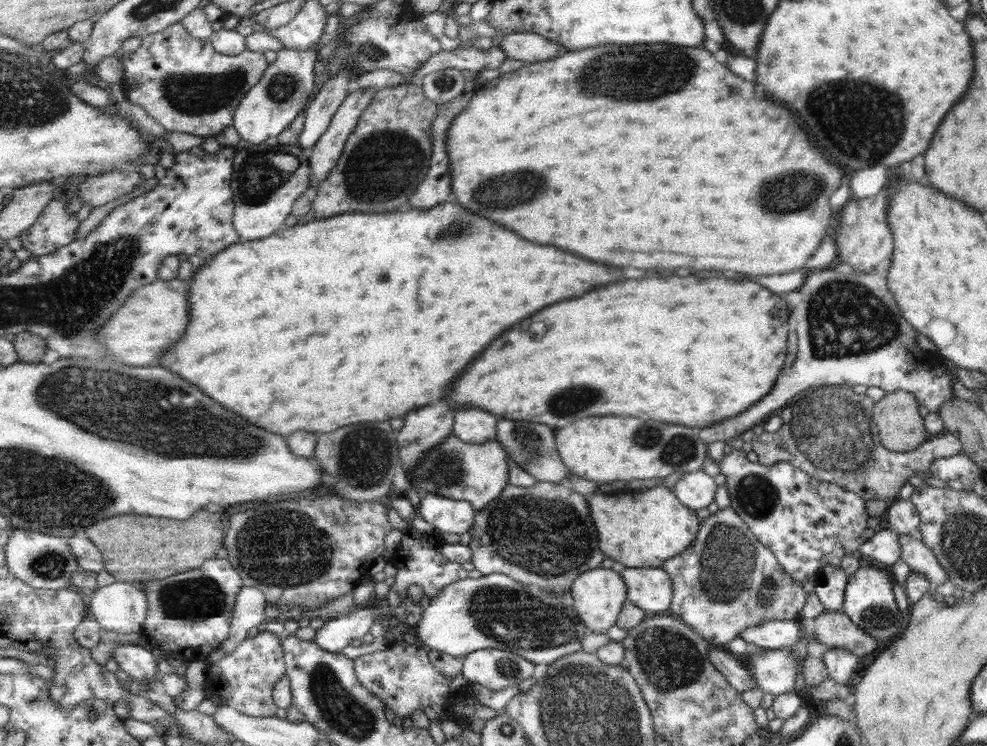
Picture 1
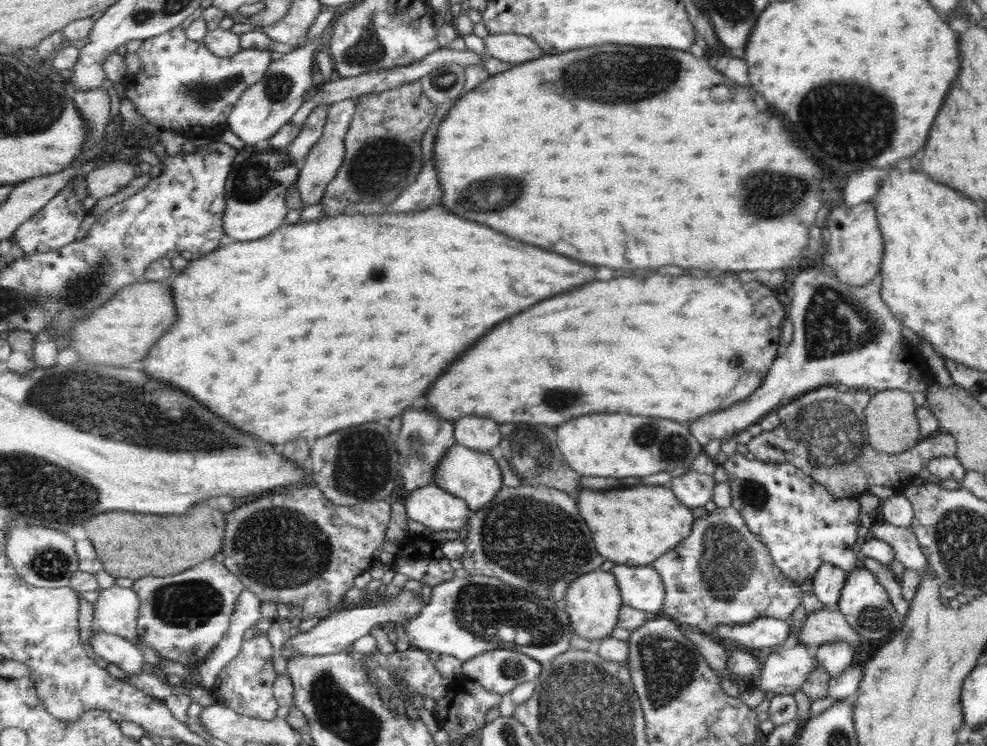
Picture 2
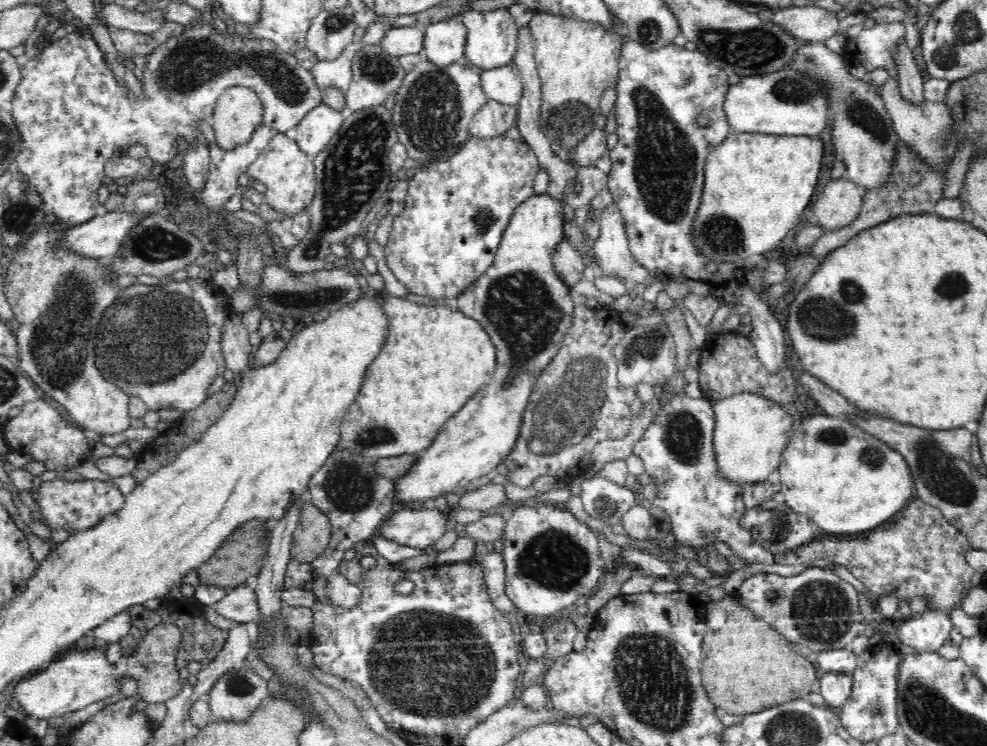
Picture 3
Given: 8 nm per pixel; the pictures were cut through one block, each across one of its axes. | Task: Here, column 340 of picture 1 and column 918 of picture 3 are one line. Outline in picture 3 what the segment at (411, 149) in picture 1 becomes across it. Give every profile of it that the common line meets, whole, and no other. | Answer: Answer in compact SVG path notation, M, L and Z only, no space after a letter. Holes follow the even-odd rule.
M902 143L899 145L899 153L896 154L896 166L894 166L890 182L886 186L882 186L880 190L867 190L860 216L846 228L840 228L840 230L834 230L834 232L824 232L818 242L808 250L808 254L826 255L834 252L836 248L844 246L848 240L858 236L860 232L877 227L879 224L884 224L900 215L935 214L935 206L938 204L938 200L943 197L947 171L934 172L925 165L925 162L922 162L912 153L906 144Z

